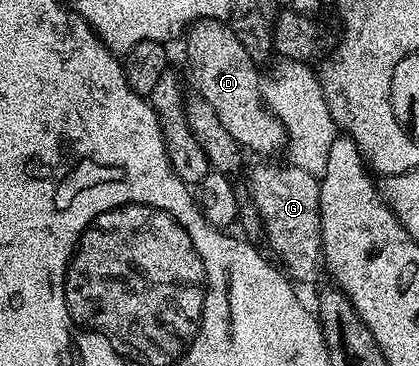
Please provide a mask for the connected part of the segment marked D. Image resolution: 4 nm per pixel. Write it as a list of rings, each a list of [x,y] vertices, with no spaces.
[[[196,20],[189,25],[186,36],[186,56],[190,59],[190,72],[194,75],[197,95],[206,99],[208,106],[216,110],[220,122],[224,122],[224,130],[236,138],[243,149],[259,152],[262,158],[270,158],[273,152],[280,153],[287,147],[285,126],[269,111],[263,103],[263,77],[258,77],[259,65],[254,57],[244,50],[240,38],[236,38],[234,29],[229,23],[220,20]]]

